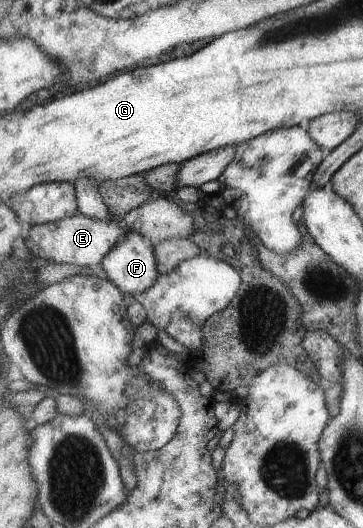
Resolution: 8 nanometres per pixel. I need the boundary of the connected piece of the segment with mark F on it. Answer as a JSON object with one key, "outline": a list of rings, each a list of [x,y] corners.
{"outline":[[[139,232],[125,234],[125,238],[109,252],[108,256],[102,261],[101,267],[107,278],[112,281],[129,299],[135,295],[149,291],[160,278],[158,270],[158,259],[156,256],[156,245],[145,238]]]}

